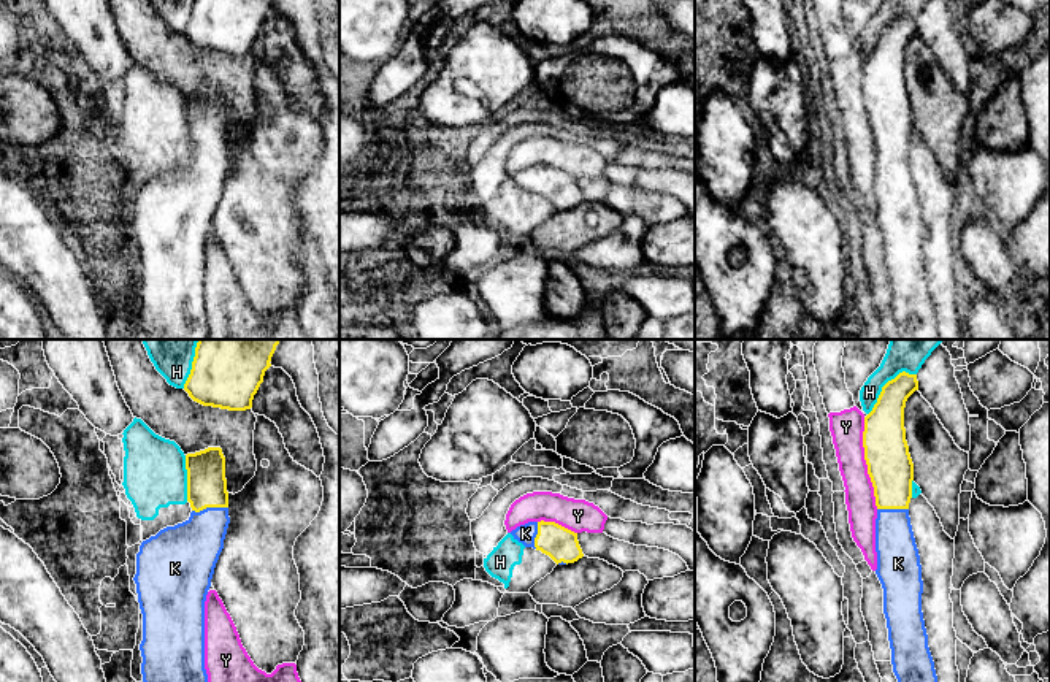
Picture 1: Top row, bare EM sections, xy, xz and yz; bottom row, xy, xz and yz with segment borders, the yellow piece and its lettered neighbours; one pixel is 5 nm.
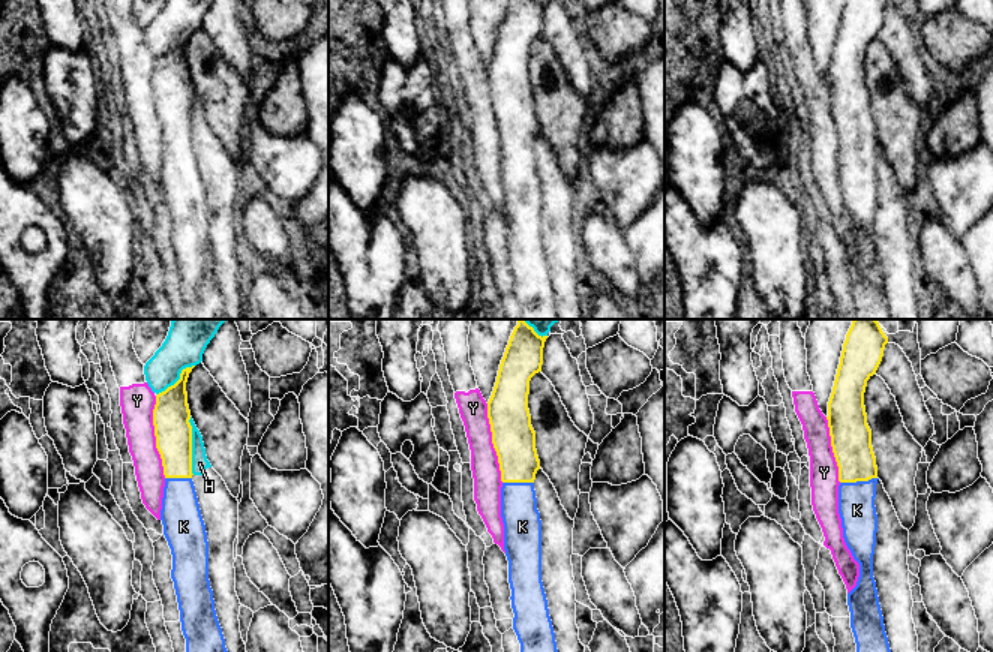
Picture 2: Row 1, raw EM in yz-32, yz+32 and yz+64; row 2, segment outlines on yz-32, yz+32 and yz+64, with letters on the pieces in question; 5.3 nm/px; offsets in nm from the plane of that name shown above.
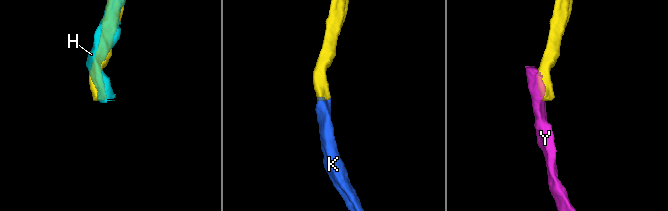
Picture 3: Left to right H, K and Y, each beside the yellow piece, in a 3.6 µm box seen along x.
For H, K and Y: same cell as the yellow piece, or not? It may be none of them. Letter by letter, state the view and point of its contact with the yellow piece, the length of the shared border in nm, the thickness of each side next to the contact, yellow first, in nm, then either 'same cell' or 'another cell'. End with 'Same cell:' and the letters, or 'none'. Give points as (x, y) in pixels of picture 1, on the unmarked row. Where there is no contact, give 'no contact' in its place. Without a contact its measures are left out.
H: yz (885, 29) | 320 nm | 220/110 nm | another cell
K: xy (210, 151) | 190 nm | 200/300 nm | same cell
Y: yz (866, 108) | 460 nm | 220/170 nm | another cell
Same cell: K

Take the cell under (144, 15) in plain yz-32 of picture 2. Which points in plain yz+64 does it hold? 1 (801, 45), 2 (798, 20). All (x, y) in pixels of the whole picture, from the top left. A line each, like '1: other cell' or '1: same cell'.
1: other cell
2: other cell

